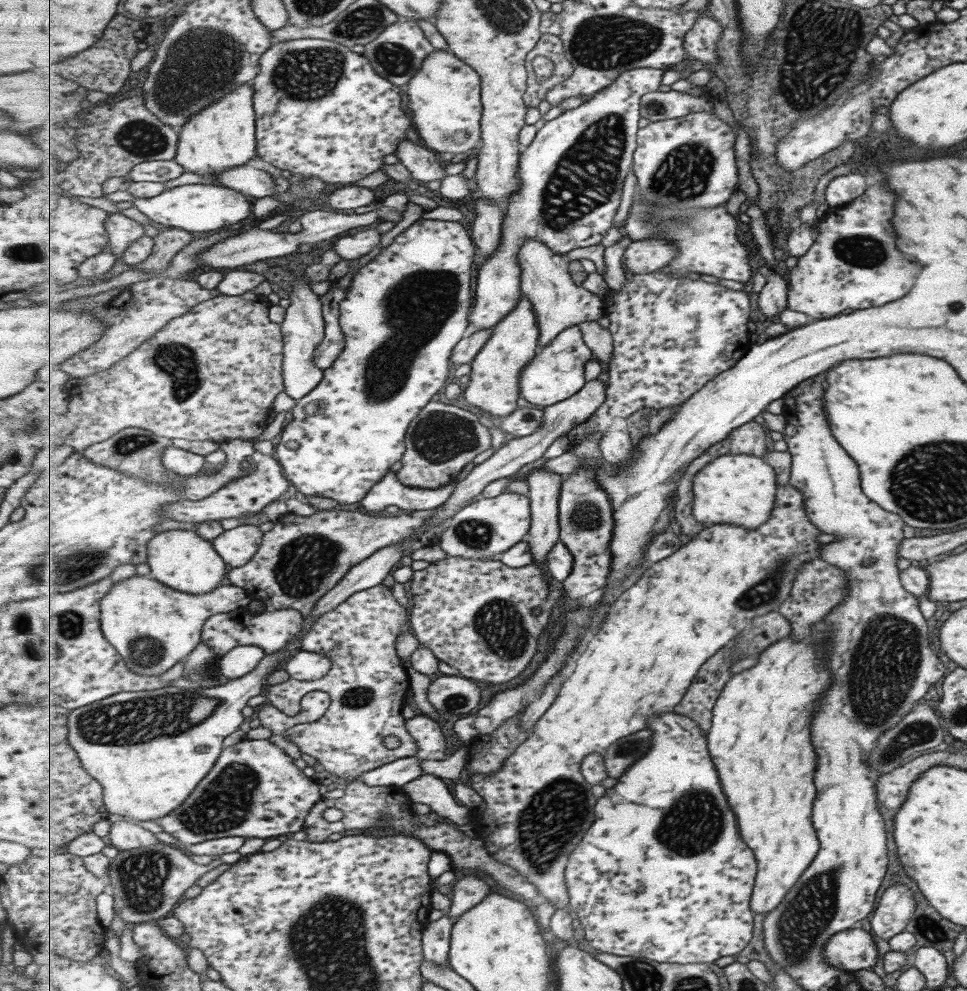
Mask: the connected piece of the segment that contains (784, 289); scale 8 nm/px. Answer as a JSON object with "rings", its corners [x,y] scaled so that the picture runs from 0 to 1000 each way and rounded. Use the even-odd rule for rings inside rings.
{"rings":[[[798,275],[784,296],[784,310],[788,321],[806,319],[815,311],[817,282],[810,276]]]}

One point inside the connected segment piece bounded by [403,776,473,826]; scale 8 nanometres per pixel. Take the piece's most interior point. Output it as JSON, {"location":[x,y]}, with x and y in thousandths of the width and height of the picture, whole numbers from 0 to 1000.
{"location":[442,797]}

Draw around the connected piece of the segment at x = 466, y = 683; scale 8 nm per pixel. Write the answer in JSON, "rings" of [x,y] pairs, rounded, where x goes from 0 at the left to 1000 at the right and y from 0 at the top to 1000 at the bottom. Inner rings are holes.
{"rings":[[[460,682],[453,683],[446,688],[442,694],[442,706],[454,718],[459,726],[468,723],[468,727],[475,727],[484,724],[495,716],[497,706],[499,706],[499,696],[493,692],[493,688],[487,684],[479,684],[478,682]]]}

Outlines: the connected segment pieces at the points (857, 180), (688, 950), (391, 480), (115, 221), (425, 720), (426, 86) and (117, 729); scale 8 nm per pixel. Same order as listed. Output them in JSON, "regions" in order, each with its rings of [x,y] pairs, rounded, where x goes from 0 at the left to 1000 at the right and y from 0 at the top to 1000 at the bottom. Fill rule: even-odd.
{"regions":[[[[874,176],[860,180],[853,190],[853,204],[858,211],[875,208],[895,192],[895,182],[888,176]]],[[[688,718],[672,726],[669,736],[676,741],[675,756],[671,761],[663,765],[643,781],[632,797],[619,807],[617,811],[617,829],[611,834],[607,844],[603,846],[603,852],[599,858],[595,858],[595,864],[590,864],[590,870],[585,876],[585,890],[589,898],[589,914],[595,918],[601,935],[604,937],[604,947],[608,953],[622,962],[644,964],[645,966],[669,966],[683,972],[696,972],[702,974],[715,972],[741,971],[744,967],[764,963],[779,947],[779,918],[777,907],[781,884],[783,884],[783,868],[779,858],[768,850],[762,825],[752,809],[752,803],[748,801],[748,795],[744,791],[741,775],[733,763],[733,746],[731,739],[719,729],[717,725],[700,718]]],[[[403,476],[383,494],[373,510],[382,518],[395,519],[400,511],[411,511],[414,515],[449,515],[460,509],[468,499],[474,486],[458,492],[425,492],[417,488],[411,476]]],[[[124,215],[114,216],[110,224],[114,237],[115,254],[121,258],[119,269],[112,275],[111,281],[119,281],[132,272],[127,261],[129,252],[150,238],[150,228]]],[[[430,718],[420,727],[420,734],[425,742],[432,748],[433,760],[431,763],[437,767],[460,767],[460,741],[456,737],[456,730],[442,721]]],[[[450,50],[437,63],[437,69],[431,71],[425,83],[421,85],[422,111],[428,119],[428,126],[433,133],[434,144],[453,154],[468,156],[496,149],[498,144],[498,79],[490,68],[466,51]]],[[[430,539],[426,547],[422,549],[411,548],[394,554],[380,562],[378,566],[367,570],[359,578],[359,581],[345,593],[340,595],[336,601],[330,605],[327,616],[323,622],[315,626],[314,636],[295,657],[286,660],[275,660],[274,664],[257,681],[243,686],[236,686],[232,691],[217,694],[185,694],[185,692],[175,692],[156,697],[126,698],[118,700],[105,707],[96,709],[94,712],[82,714],[82,716],[71,717],[71,733],[73,733],[73,754],[80,759],[88,777],[91,777],[107,792],[107,803],[111,815],[117,821],[122,821],[131,827],[158,827],[162,829],[165,825],[173,824],[185,815],[195,805],[201,797],[205,795],[209,787],[221,776],[226,764],[230,763],[233,753],[231,747],[241,741],[243,737],[253,735],[255,725],[251,724],[251,714],[255,708],[272,700],[272,688],[279,680],[291,676],[294,669],[303,662],[302,658],[309,658],[312,655],[312,644],[332,622],[337,618],[347,616],[354,607],[357,607],[365,599],[372,595],[377,595],[393,590],[405,576],[413,571],[415,563],[419,562],[419,554],[424,550],[430,551],[436,548],[438,542]]]]}

